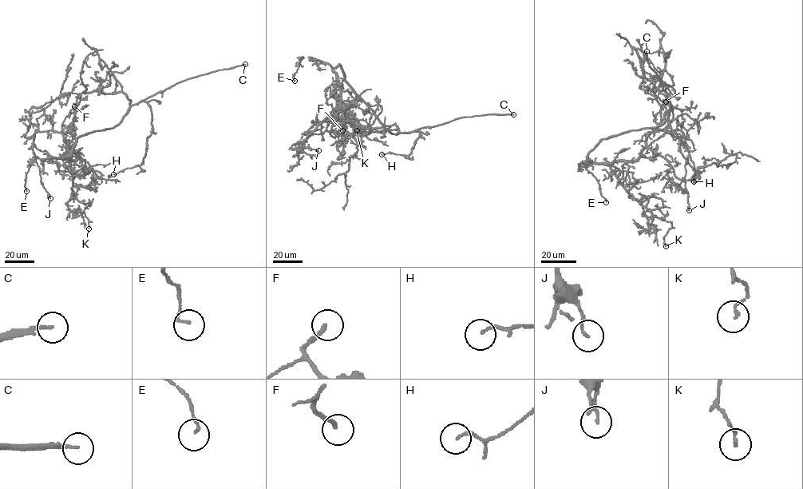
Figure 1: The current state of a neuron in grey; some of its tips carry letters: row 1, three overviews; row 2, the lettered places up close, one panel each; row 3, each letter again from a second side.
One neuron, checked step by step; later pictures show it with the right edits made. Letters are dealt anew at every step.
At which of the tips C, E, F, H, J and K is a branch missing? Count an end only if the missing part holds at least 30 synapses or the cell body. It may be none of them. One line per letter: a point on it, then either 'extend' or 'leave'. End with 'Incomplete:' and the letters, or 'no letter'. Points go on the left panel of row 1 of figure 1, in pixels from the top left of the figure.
C: (245, 64) | extend
E: (26, 191) | leave
F: (74, 106) | leave
H: (113, 174) | leave
J: (50, 198) | leave
K: (89, 228) | leave
Incomplete: C

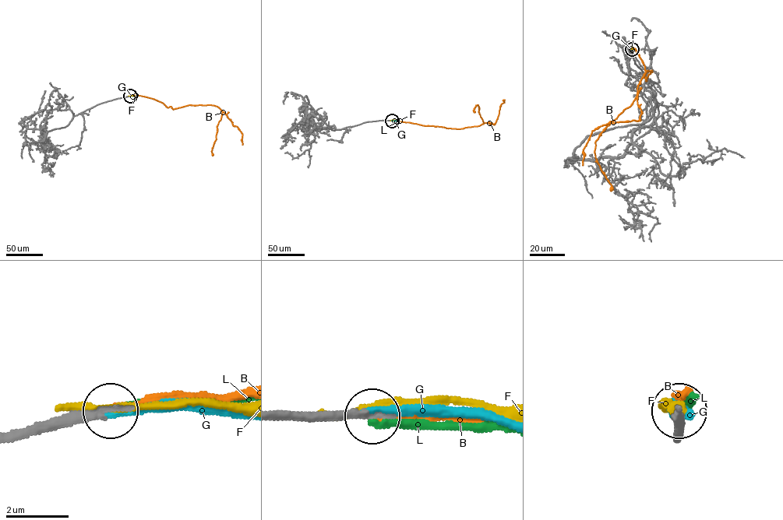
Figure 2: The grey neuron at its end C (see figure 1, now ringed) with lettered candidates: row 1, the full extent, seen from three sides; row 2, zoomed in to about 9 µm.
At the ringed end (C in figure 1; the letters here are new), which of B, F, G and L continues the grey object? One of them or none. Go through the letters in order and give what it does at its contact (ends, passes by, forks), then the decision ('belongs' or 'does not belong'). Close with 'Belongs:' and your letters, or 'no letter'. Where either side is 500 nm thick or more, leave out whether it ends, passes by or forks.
B: it ends | does not belong
F: it ends | does not belong
G: it ends | belongs
L: it ends | does not belong
Belongs: G

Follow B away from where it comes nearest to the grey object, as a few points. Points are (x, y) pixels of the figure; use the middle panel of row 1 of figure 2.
B: (392, 121), (456, 128), (487, 122), (494, 124), (504, 100)

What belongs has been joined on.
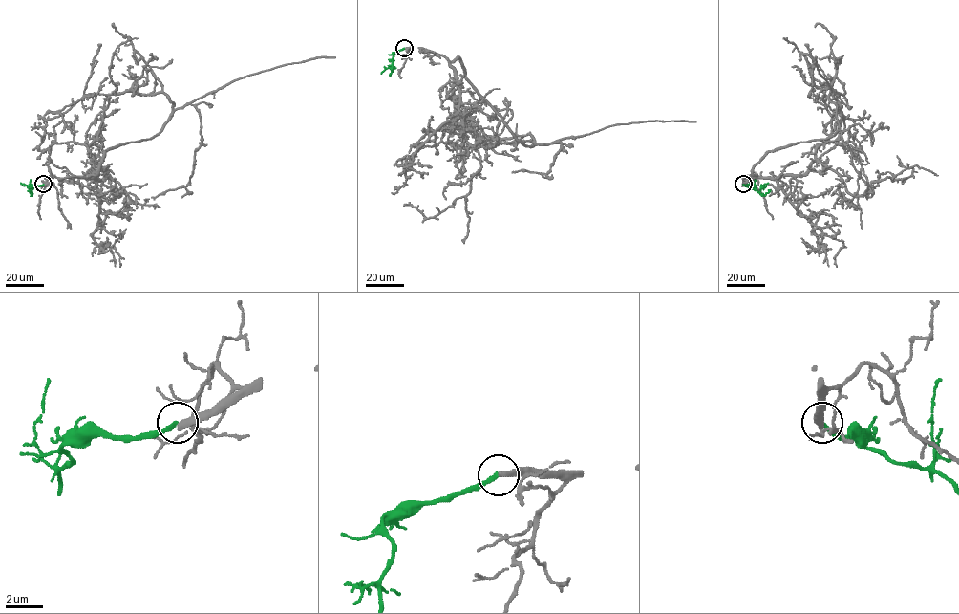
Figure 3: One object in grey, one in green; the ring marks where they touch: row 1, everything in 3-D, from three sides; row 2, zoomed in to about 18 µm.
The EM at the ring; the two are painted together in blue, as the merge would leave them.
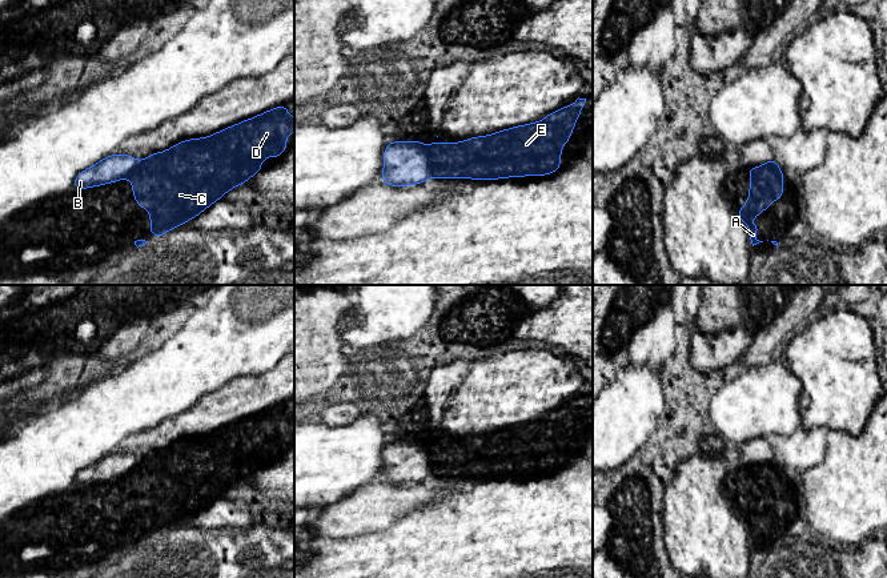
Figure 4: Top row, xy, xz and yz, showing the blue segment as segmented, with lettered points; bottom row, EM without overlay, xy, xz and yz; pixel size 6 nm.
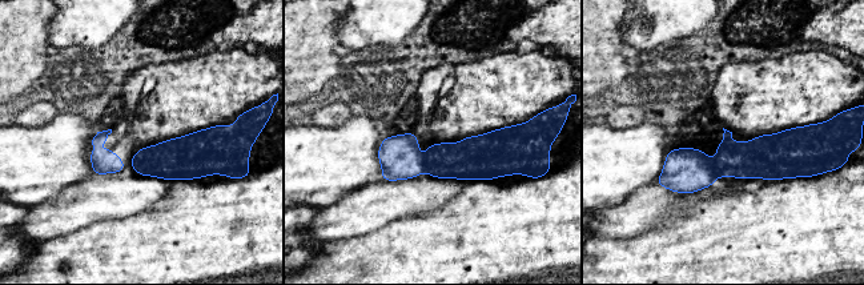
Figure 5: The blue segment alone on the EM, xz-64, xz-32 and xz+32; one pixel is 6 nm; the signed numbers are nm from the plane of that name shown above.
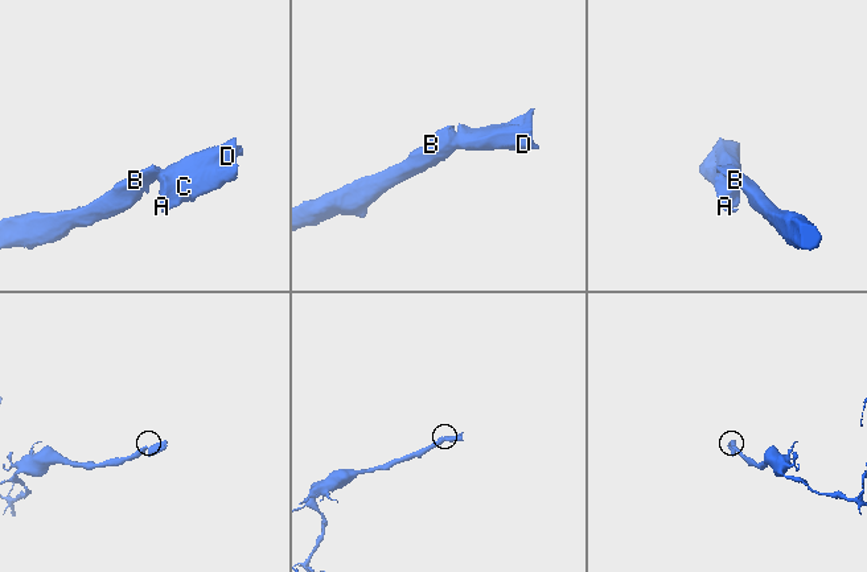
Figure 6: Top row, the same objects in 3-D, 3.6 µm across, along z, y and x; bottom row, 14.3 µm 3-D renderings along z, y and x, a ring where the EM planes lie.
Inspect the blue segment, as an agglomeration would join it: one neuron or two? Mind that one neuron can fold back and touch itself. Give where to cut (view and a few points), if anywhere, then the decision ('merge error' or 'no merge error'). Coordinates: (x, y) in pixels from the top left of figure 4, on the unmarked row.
xz (428, 448), (432, 473) | merge error

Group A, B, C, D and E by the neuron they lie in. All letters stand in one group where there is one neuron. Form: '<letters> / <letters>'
A C D E / B

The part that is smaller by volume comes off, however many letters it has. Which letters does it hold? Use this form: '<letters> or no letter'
A, C, D, E

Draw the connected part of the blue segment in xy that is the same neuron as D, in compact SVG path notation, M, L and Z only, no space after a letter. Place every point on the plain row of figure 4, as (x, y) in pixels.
M286 402L225 426L212 434L184 438L170 447L147 454L129 473L133 486L133 498L141 507L150 510L150 531L153 537L168 529L181 525L198 514L204 507L218 499L229 487L233 487L262 467L261 455L280 455L286 449L286 433L294 430L294 418L286 409Z

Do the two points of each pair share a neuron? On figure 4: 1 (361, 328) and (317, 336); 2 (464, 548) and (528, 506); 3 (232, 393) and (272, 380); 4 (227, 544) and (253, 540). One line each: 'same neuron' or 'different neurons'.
1: different neurons
2: same neuron
3: same neuron
4: same neuron

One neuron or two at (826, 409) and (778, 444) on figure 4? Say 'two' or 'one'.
one

